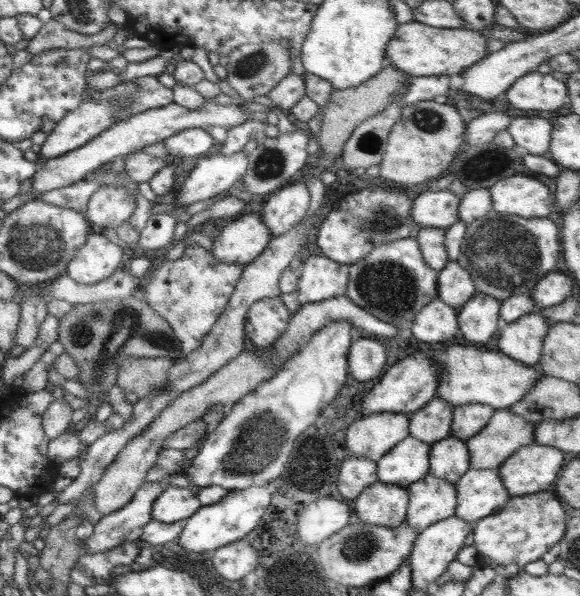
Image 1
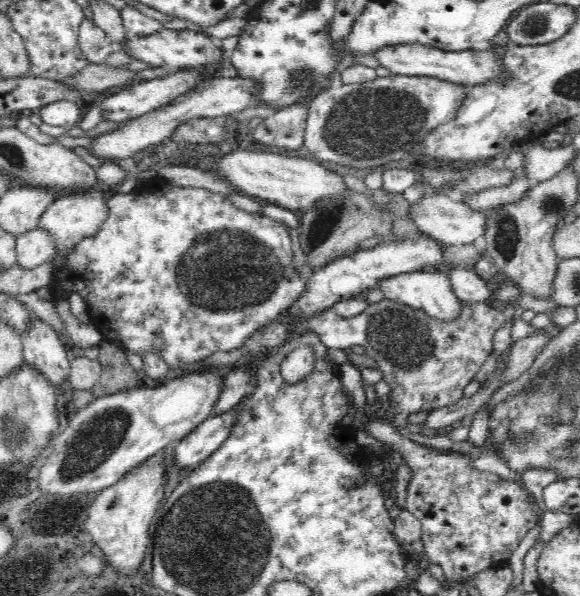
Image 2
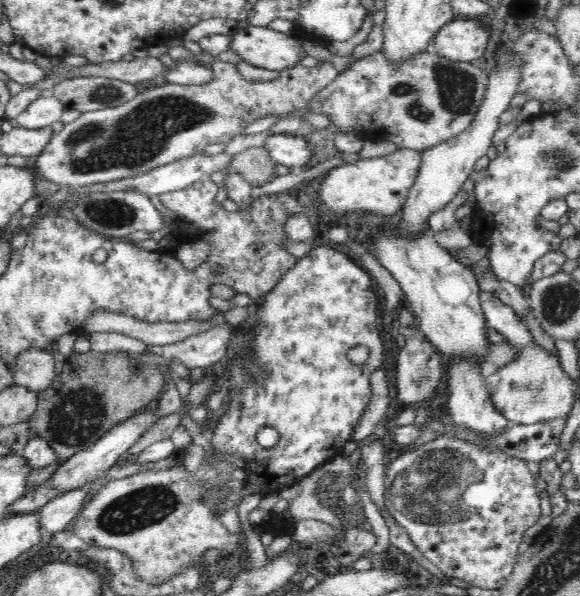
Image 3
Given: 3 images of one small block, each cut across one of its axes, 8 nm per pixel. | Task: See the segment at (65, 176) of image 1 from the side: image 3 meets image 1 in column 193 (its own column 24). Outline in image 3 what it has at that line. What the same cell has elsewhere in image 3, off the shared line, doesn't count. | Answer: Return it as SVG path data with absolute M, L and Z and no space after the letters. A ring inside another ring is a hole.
M53 94L48 97L40 96L33 100L16 118L18 126L28 129L40 129L52 126L60 121L65 110L64 104Z

